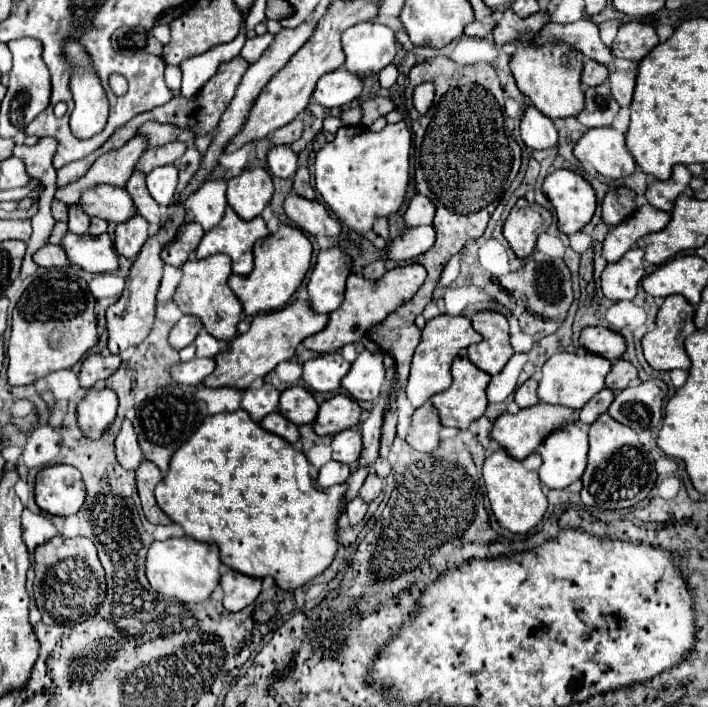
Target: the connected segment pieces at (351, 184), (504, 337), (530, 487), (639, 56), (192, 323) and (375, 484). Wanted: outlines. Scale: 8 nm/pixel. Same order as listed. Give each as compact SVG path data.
M406 123L386 125L378 133L370 131L364 125L342 127L336 133L336 139L332 143L326 143L316 155L316 189L328 209L334 211L344 225L364 235L372 231L378 217L390 217L392 213L400 211L410 181L410 147L412 135Z
M478 311L472 325L482 335L482 341L468 347L468 359L488 375L500 373L514 355L506 317L498 311Z
M504 447L496 449L490 457L486 457L482 475L484 475L486 489L488 489L488 499L492 503L492 511L500 527L512 533L526 533L528 529L536 527L542 521L546 513L546 495L542 493L538 467L540 467L540 453L536 451L522 461L510 457Z
M628 23L620 27L612 53L616 57L624 57L630 61L642 61L654 47L658 45L658 35L648 23Z
M184 315L176 325L174 329L170 331L170 345L176 349L176 351L182 351L184 347L188 347L190 343L194 343L194 339L198 337L198 333L202 331L202 321L198 317L190 317L190 315Z
M370 473L362 485L362 491L360 491L360 497L366 501L366 503L372 503L382 491L382 479L378 479L378 475Z

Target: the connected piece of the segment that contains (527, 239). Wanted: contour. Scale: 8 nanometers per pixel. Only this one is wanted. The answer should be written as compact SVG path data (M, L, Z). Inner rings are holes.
M526 199L516 201L504 223L504 237L518 259L526 259L534 251L538 235L550 227L550 221L552 213L548 209Z

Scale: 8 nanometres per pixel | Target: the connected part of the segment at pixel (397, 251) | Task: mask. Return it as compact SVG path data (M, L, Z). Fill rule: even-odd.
M432 225L408 227L402 235L398 235L390 247L386 247L386 255L394 261L406 261L416 255L426 253L436 241L436 231Z

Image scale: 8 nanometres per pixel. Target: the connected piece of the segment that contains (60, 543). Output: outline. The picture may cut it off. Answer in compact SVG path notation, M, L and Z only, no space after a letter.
M54 537L34 551L34 597L46 625L76 625L96 615L106 597L106 575L96 547L86 537Z

